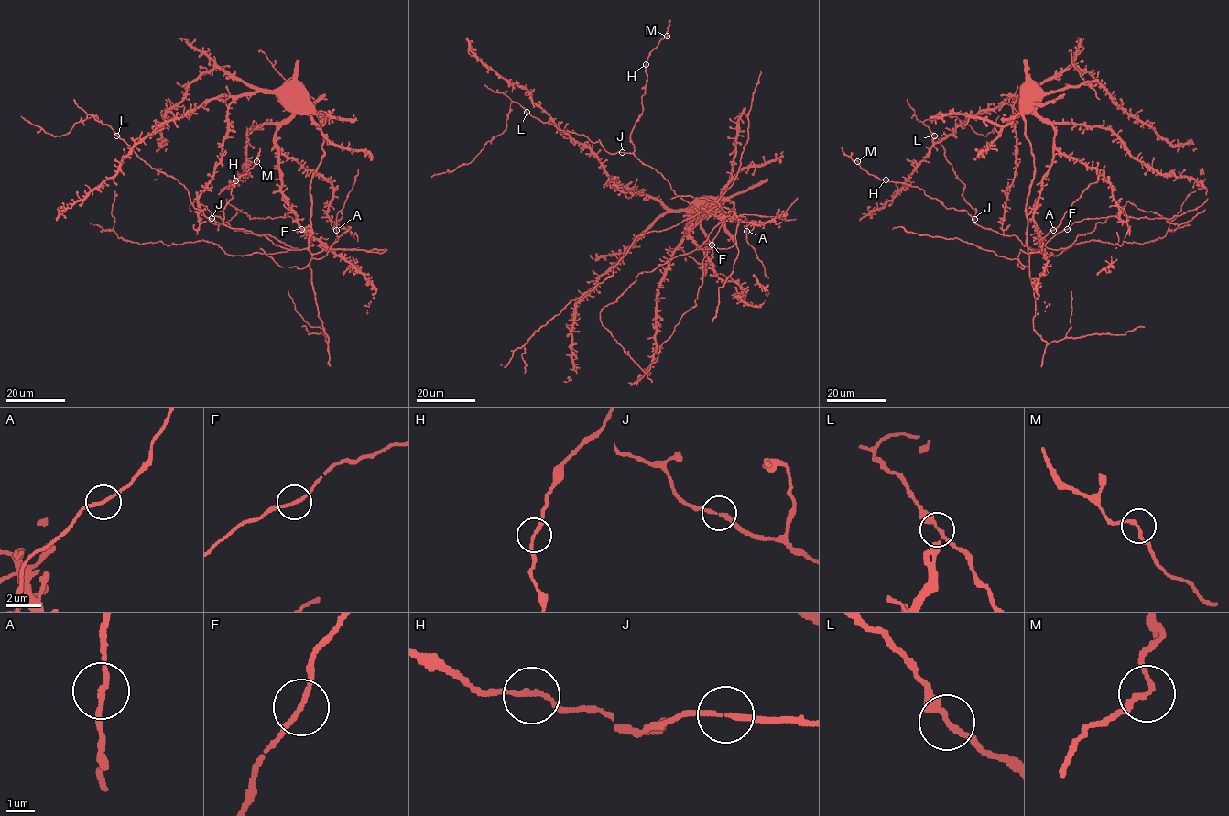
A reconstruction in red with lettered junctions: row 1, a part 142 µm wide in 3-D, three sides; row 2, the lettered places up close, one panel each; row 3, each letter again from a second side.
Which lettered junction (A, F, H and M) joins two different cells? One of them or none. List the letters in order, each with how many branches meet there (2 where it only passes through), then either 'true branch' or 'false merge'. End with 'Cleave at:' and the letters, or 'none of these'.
A: 2 | true branch
F: 2 | true branch
H: 2 | true branch
M: 2 | true branch
Cleave at: none of these

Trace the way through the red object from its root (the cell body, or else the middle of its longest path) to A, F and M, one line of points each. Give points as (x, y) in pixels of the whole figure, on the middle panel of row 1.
A: (711, 199), (724, 197), (732, 202), (733, 212), (721, 209), (722, 203), (735, 216), (745, 216), (746, 231)
F: (711, 199), (704, 199), (704, 212), (685, 232), (691, 219), (701, 212), (719, 216), (721, 226), (712, 244)
M: (711, 199), (724, 197), (734, 210), (722, 203), (699, 212), (634, 153), (646, 63), (667, 36)

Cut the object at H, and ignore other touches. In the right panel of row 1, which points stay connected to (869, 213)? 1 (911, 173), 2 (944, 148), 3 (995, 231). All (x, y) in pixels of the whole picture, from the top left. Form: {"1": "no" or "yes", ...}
{"1": "yes", "2": "no", "3": "no"}

